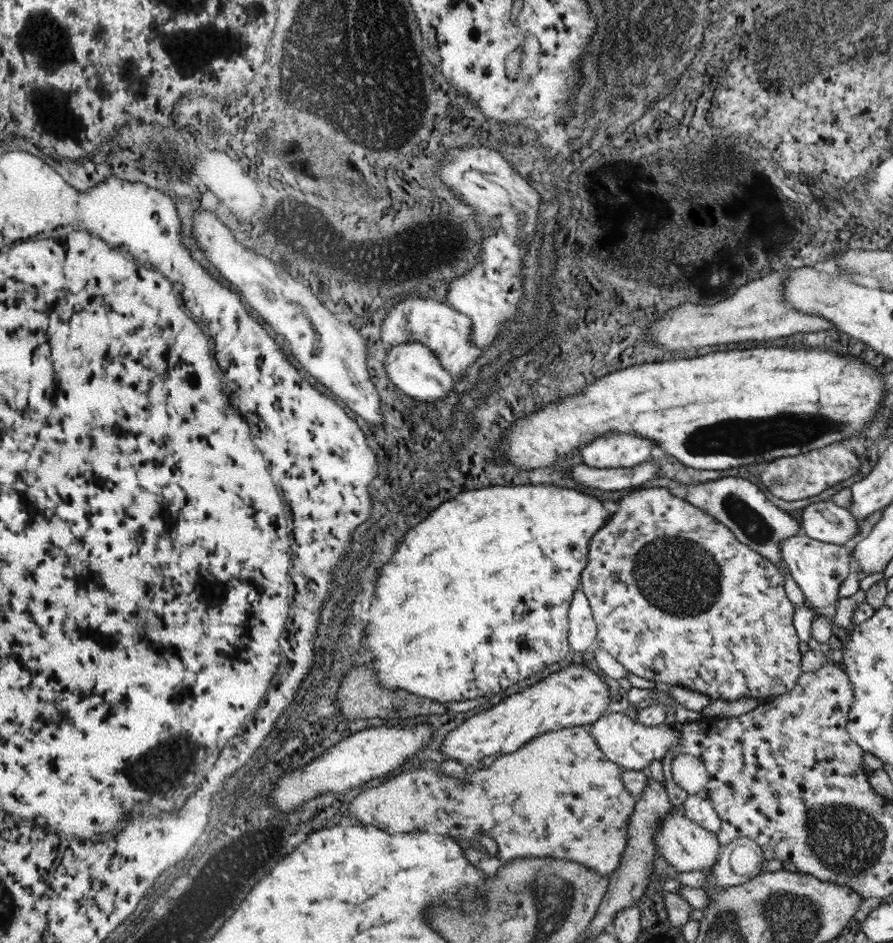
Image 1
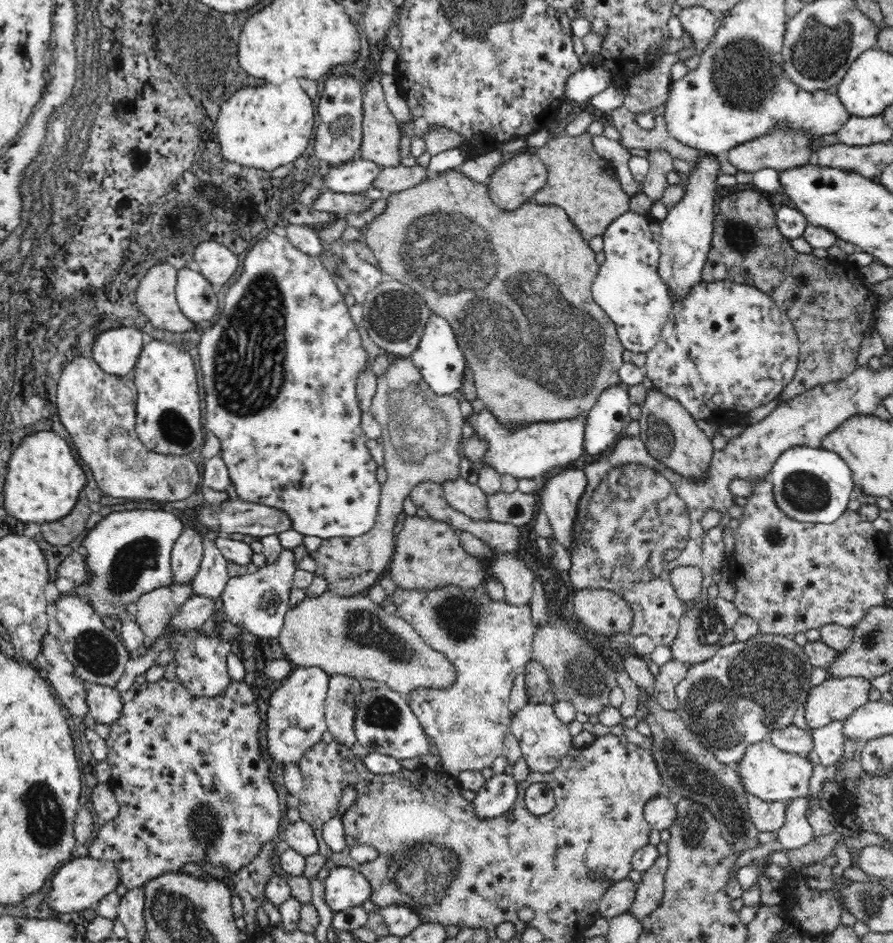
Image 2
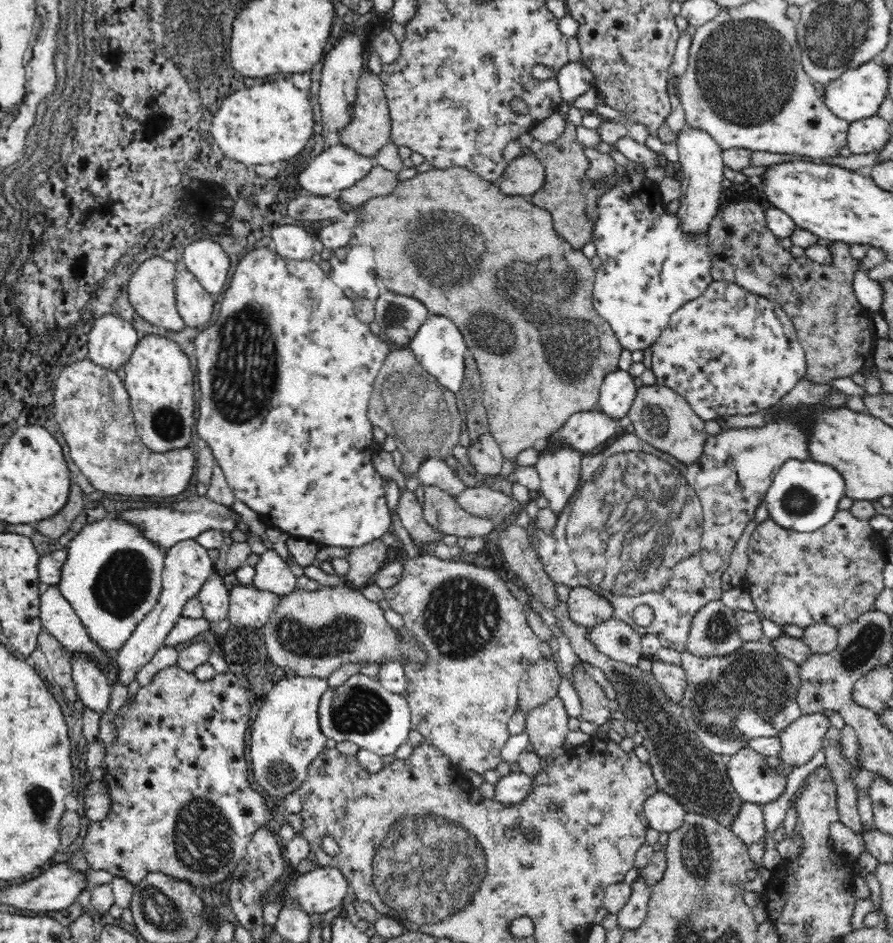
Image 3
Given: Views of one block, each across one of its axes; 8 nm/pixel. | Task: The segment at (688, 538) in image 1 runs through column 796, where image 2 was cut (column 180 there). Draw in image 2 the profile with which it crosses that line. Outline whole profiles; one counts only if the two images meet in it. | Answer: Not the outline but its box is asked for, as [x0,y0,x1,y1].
[162,624,232,698]

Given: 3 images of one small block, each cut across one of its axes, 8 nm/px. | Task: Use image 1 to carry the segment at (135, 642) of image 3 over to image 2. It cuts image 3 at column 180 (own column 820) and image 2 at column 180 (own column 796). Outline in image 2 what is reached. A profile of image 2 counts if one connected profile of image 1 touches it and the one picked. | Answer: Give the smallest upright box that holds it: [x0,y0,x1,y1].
[172,526,204,584]

